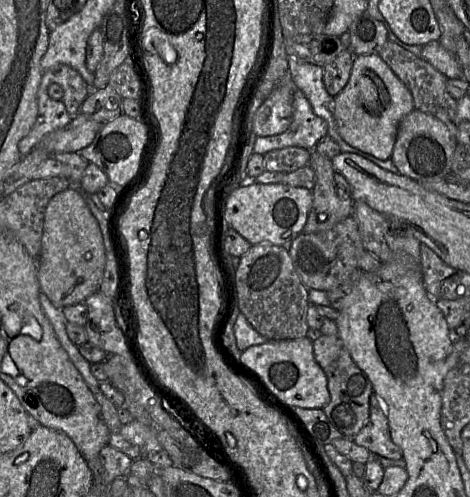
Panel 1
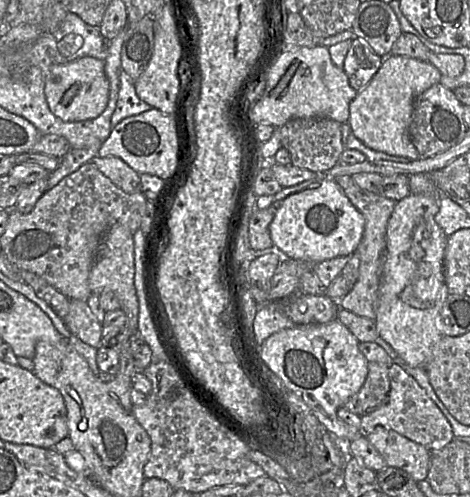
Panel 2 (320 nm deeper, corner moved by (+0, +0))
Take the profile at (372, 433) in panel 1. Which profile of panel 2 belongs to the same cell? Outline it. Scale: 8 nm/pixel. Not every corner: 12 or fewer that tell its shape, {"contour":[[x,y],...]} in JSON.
{"contour":[[388,367],[386,400],[361,416],[428,450],[454,439],[451,425],[402,367]]}

